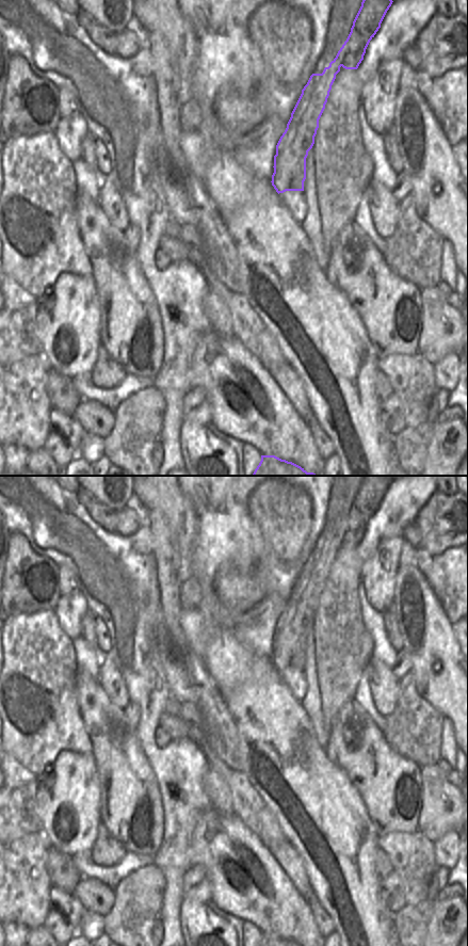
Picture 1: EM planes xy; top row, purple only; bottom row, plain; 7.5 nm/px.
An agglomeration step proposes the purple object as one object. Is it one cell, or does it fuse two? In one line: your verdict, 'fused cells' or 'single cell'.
fused cells

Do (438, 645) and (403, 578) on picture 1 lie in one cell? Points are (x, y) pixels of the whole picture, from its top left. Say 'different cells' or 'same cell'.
same cell

